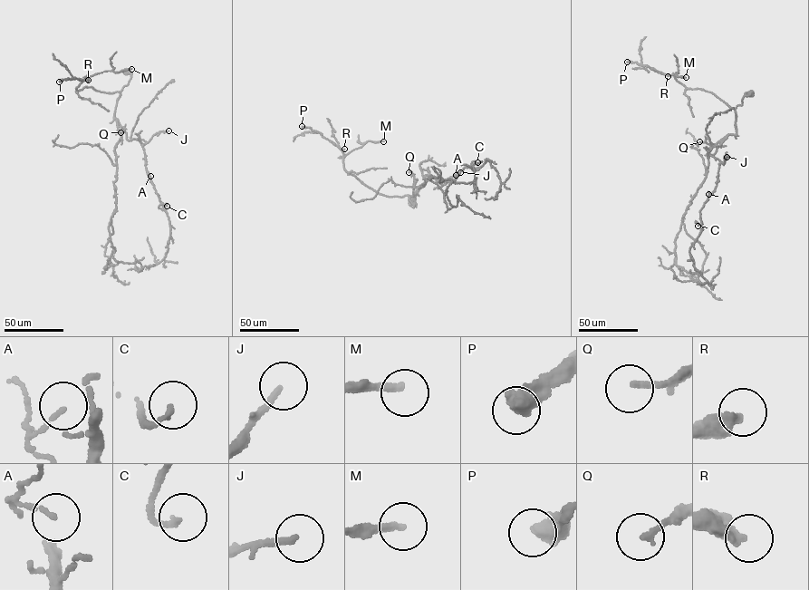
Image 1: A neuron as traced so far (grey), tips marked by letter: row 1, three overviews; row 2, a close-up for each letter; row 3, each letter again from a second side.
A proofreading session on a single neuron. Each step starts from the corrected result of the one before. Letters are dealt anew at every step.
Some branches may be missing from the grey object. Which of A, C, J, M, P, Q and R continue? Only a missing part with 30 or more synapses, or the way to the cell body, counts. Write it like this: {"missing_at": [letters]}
{"missing_at": ["J", "M", "P"]}

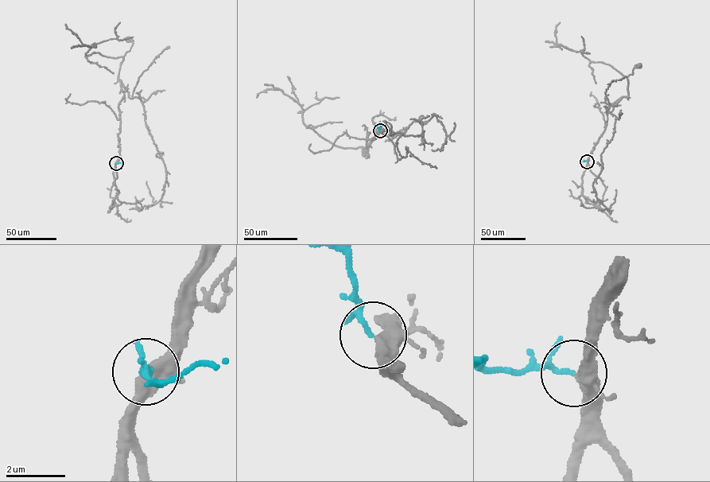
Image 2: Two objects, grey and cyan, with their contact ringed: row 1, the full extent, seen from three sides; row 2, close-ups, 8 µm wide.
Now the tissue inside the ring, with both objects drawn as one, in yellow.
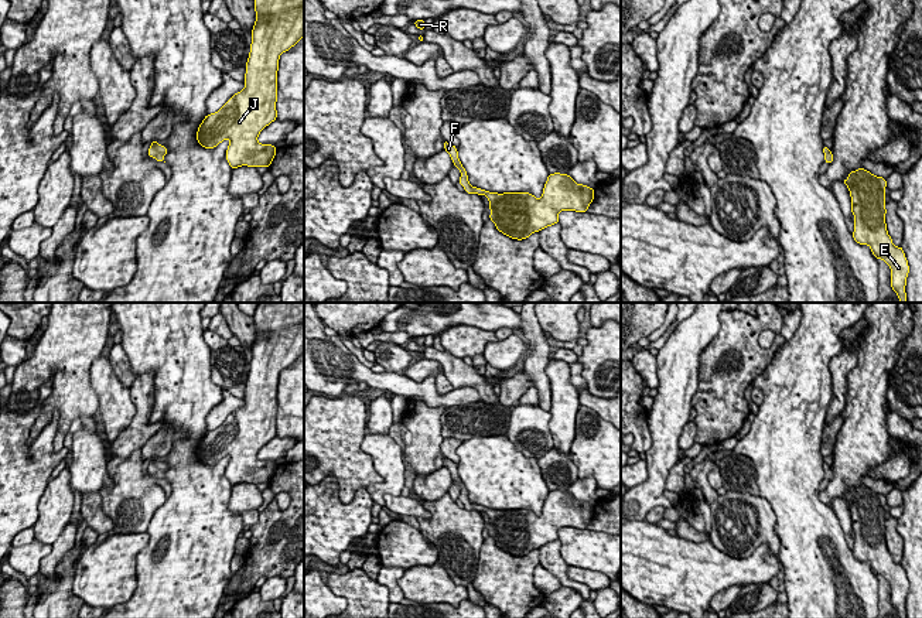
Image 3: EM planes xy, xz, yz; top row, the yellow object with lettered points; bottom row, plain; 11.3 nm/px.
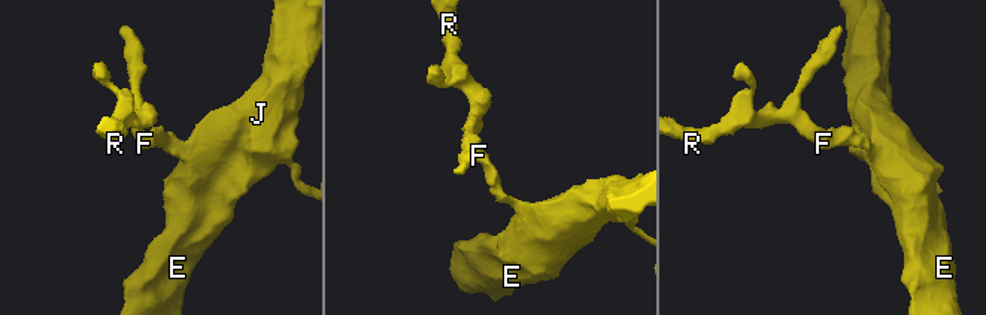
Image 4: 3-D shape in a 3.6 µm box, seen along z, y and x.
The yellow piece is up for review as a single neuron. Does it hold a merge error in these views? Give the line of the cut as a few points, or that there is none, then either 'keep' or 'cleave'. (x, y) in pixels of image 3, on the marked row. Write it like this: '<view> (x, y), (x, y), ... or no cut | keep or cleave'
no cut | keep

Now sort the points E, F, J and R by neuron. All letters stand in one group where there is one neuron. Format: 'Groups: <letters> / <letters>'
Groups: E F J R

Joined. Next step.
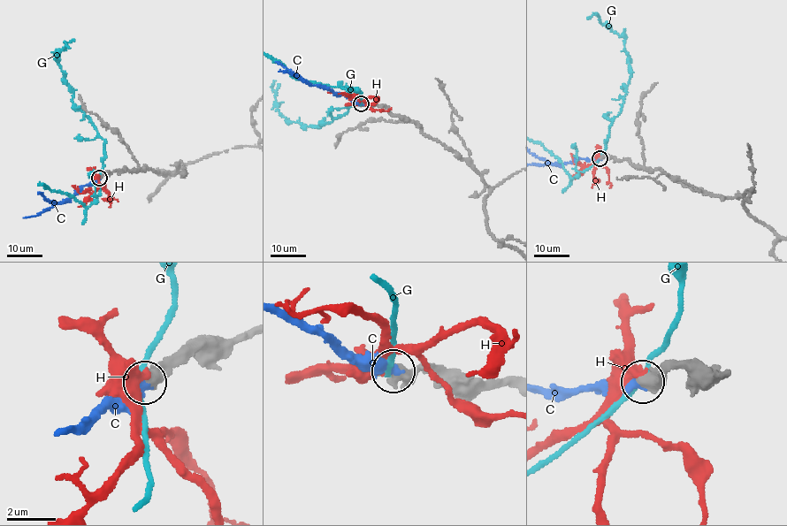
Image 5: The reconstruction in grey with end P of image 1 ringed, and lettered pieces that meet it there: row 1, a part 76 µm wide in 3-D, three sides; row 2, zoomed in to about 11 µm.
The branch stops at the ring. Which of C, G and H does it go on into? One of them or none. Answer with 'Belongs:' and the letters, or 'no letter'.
Belongs: C

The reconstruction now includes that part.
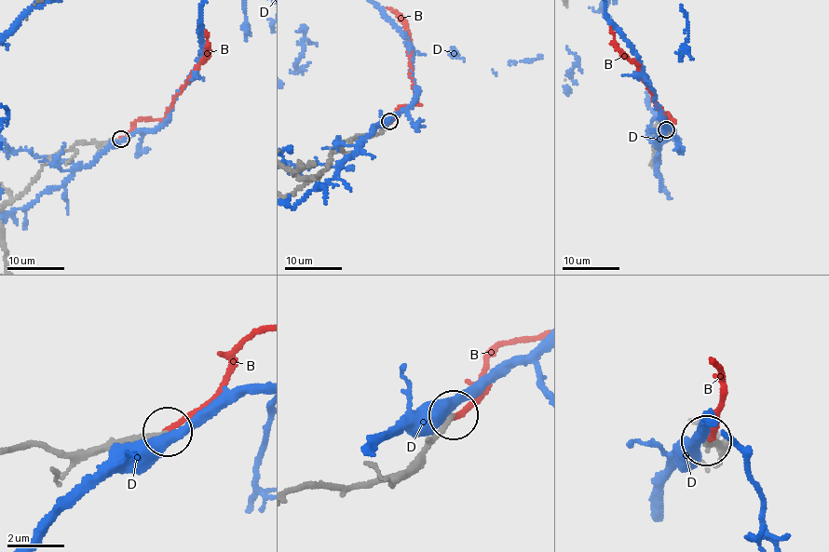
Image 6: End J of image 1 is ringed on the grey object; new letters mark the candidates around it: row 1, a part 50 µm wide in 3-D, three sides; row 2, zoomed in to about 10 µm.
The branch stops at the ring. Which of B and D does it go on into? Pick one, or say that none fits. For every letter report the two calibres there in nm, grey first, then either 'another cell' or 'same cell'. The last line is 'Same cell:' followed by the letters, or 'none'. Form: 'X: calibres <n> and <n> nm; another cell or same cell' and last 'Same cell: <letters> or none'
B: calibres 220 and 160 nm; same cell
D: calibres 200 and 440 nm; another cell
Same cell: B

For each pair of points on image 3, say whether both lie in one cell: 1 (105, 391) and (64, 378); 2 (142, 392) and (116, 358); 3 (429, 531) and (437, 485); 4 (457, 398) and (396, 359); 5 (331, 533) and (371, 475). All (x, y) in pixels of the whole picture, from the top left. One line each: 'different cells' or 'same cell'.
1: different cells
2: different cells
3: different cells
4: different cells
5: different cells

